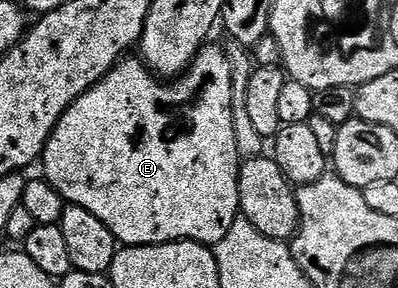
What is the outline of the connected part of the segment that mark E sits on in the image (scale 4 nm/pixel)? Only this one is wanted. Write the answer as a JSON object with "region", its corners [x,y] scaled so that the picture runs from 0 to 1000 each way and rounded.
{"region":[[[538,146],[503,167],[485,201],[477,229],[457,264],[412,285],[384,260],[377,236],[357,205],[312,201],[296,222],[281,229],[274,257],[254,271],[221,319],[204,326],[204,340],[186,347],[153,396],[143,438],[128,458],[118,500],[108,510],[103,573],[106,608],[136,646],[143,674],[171,712],[191,708],[204,729],[224,729],[234,757],[264,771],[274,799],[286,813],[291,837],[309,854],[342,847],[422,847],[437,833],[482,833],[497,847],[538,854],[575,813],[575,785],[603,760],[601,729],[601,576],[606,545],[595,521],[595,479],[585,451],[585,278],[580,271],[580,208],[568,177],[558,181]]]}

